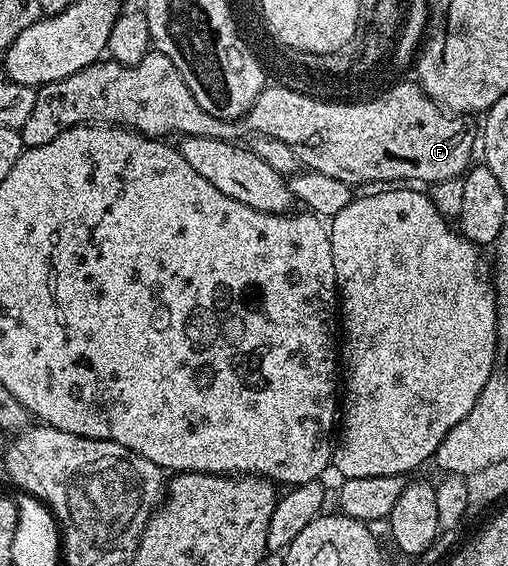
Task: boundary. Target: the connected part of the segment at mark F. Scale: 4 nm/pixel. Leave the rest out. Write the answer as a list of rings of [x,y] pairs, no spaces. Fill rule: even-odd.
[[[151,50],[145,55],[143,62],[135,62],[135,66],[123,66],[114,60],[102,58],[59,82],[42,84],[37,89],[35,110],[31,110],[31,118],[23,122],[19,131],[21,143],[25,148],[43,146],[55,139],[59,133],[79,124],[112,124],[134,129],[150,138],[198,136],[237,142],[240,141],[240,136],[266,136],[279,139],[293,148],[297,159],[306,169],[328,174],[330,178],[339,178],[339,182],[347,182],[350,186],[377,184],[380,180],[416,182],[421,186],[437,184],[440,180],[456,181],[470,167],[469,159],[473,156],[473,132],[465,121],[468,119],[436,104],[430,96],[426,96],[420,84],[412,79],[404,80],[386,87],[380,93],[382,96],[377,94],[372,98],[358,99],[356,102],[340,103],[314,102],[303,96],[295,96],[292,90],[277,85],[266,86],[259,98],[255,98],[251,110],[247,110],[244,116],[237,120],[224,120],[207,114],[207,110],[203,110],[199,102],[195,102],[191,90],[187,90],[187,82],[183,82],[183,74],[175,70],[175,62],[171,62],[171,58],[167,58],[162,52]]]

